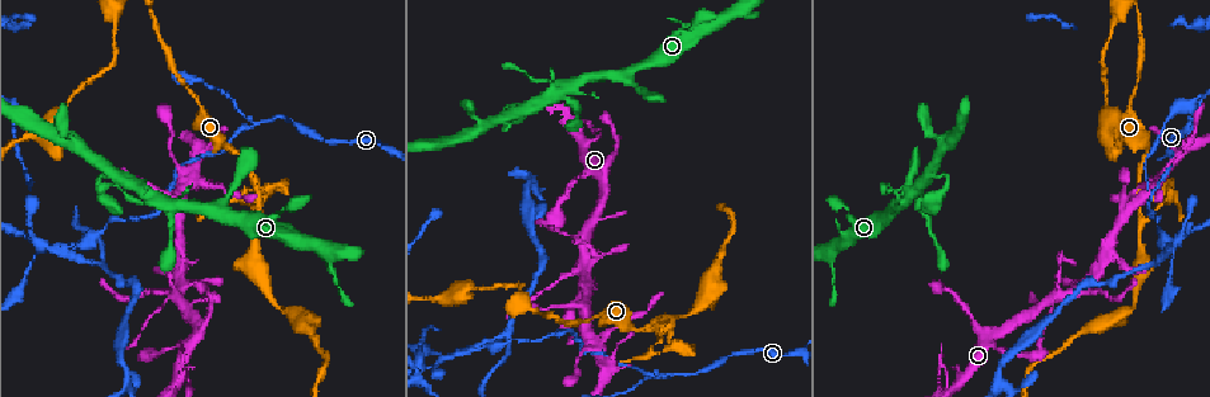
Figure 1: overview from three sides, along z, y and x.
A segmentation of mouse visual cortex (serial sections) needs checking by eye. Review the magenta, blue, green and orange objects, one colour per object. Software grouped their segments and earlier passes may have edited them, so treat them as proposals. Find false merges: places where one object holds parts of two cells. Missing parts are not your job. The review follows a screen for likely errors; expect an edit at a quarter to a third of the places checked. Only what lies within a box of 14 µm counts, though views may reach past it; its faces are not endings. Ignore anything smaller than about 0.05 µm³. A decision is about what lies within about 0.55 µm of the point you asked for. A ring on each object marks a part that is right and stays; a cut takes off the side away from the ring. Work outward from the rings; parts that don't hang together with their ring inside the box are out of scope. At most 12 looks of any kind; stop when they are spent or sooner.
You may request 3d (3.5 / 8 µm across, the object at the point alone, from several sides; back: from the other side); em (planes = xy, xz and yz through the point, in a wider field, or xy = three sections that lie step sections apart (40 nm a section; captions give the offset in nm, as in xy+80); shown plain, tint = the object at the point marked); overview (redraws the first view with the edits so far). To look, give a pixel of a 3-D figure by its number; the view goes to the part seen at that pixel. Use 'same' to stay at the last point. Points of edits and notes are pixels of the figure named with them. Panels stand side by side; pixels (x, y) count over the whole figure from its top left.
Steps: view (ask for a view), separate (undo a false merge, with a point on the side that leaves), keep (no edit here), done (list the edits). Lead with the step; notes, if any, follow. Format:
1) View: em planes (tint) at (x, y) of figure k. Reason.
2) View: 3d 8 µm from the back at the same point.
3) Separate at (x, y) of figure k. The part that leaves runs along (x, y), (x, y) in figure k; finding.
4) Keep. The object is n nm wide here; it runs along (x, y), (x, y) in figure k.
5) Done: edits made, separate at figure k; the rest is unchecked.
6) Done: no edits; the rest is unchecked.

View: 3d 3.5 µm at (1078, 295) of figure 1. Three-way junction.

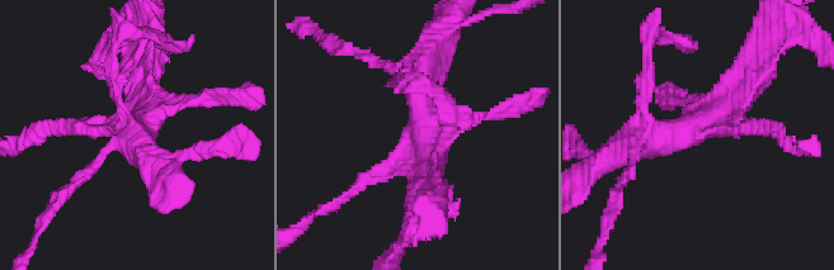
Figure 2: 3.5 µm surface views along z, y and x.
View: em xy step 5 (tint) at (427, 134) of figure 2. Shape alone is not enough.

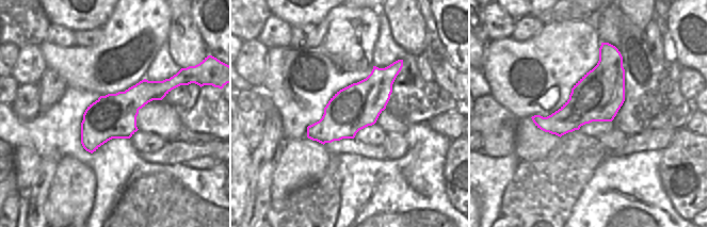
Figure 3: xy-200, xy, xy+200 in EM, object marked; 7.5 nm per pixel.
Keep. The object is 340 nm wide here; it runs along (400, 62), (334, 126), (309, 134) in figure 3; all the same cell.

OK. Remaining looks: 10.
View: 3d 8 µm at (1140, 221) of figure 1. Sudden change in width.

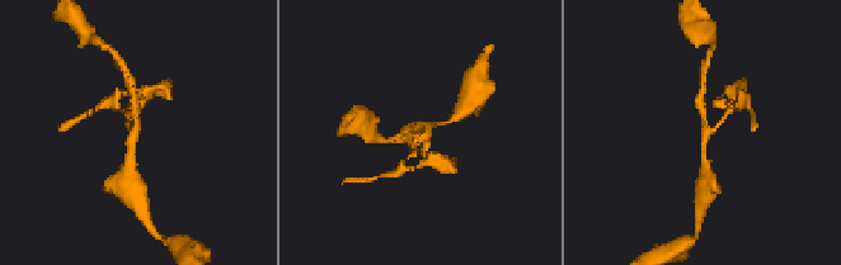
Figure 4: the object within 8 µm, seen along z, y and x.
View: em xy step 3 (tint) at (132, 130) of figure 4. 3 arms meet here; the arms are 100, 150, 250 nm wide.

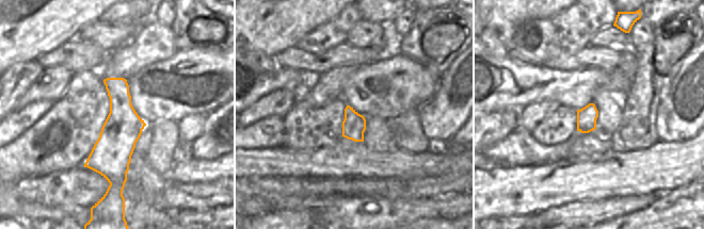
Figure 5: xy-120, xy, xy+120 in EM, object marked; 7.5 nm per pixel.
Keep. It runs along (134, 95), (137, 116), (128, 169) in figure 4; one cell here.

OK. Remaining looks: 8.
View: 3d 3.5 µm from the back at (1126, 212) of figure 1. Arms part here.

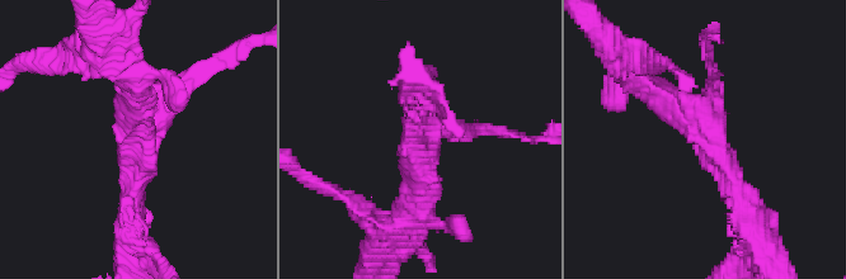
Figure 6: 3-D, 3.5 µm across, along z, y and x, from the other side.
View: em xy step 2 (tint) at (707, 135) of figure 6. 3 arms meet here; the arms are 250, 300, 300 nm wide; shape alone is not enough.

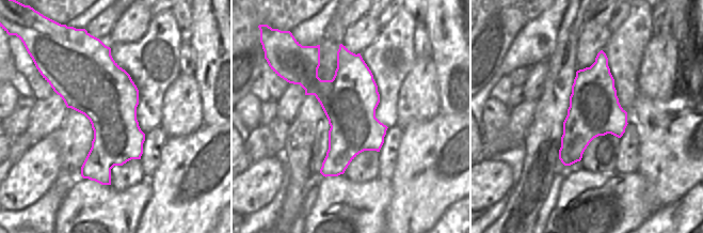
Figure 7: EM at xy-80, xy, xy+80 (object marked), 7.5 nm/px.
View: em planes (tint) at the same point. Cut it another way.

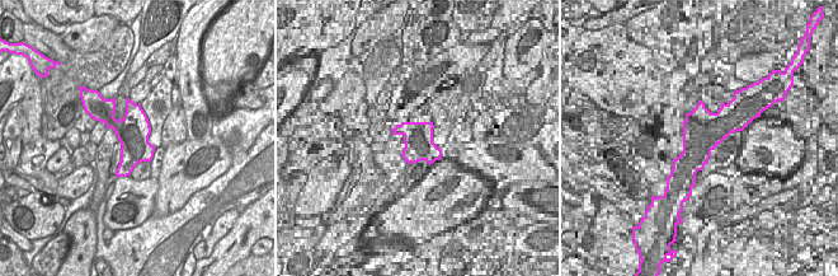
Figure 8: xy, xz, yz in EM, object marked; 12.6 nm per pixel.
Keep. It runs along (747, 208), (709, 138), (637, 80) in figure 6; all the same cell.

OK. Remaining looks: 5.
View: 3d 3.5 µm at (192, 177) of figure 1.

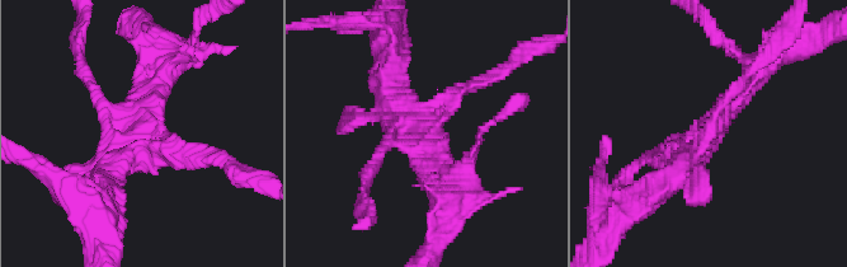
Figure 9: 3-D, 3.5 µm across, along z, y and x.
View: em xy step 5 (tint) at (138, 126) of figure 9. Now the EM.

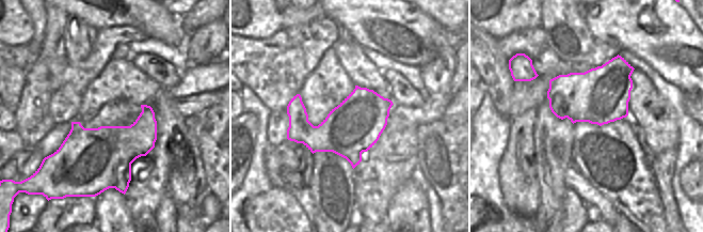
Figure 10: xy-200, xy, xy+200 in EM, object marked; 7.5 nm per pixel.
Keep. The object is 400 nm wide here; it runs along (662, 183), (695, 155), (763, 65) in figure 9; continuous, no second cell.

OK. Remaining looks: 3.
View: 3d 3.5 µm at (153, 196) of figure 1. Thin neck.

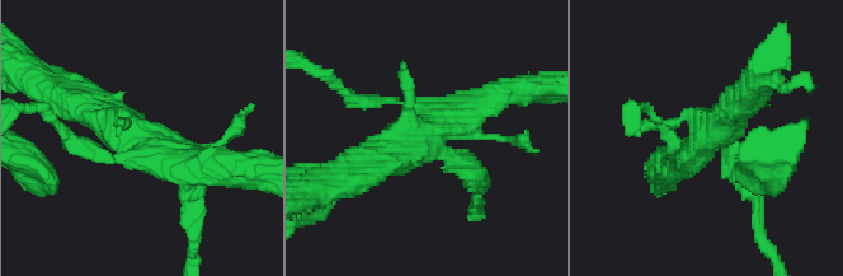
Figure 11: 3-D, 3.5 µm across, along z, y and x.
View: em xy step 3 (tint) at (419, 133) of figure 11. Shape alone is not enough.

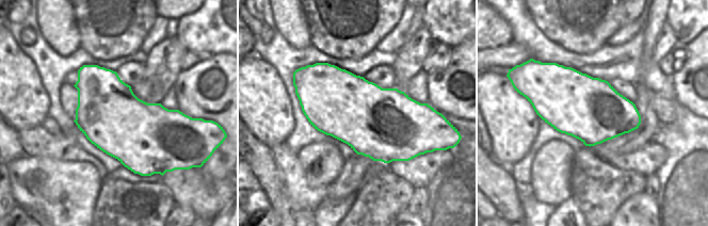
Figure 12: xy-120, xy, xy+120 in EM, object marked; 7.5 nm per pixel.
Separate at (70, 144) of figure 11. The object is 550 nm wide here; the part that leaves runs along (109, 158), (74, 143), (36, 107) in figure 11; two cells meet here.

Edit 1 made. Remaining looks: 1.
Done: edits made, separate at figure 11; the rest is unchecked.

